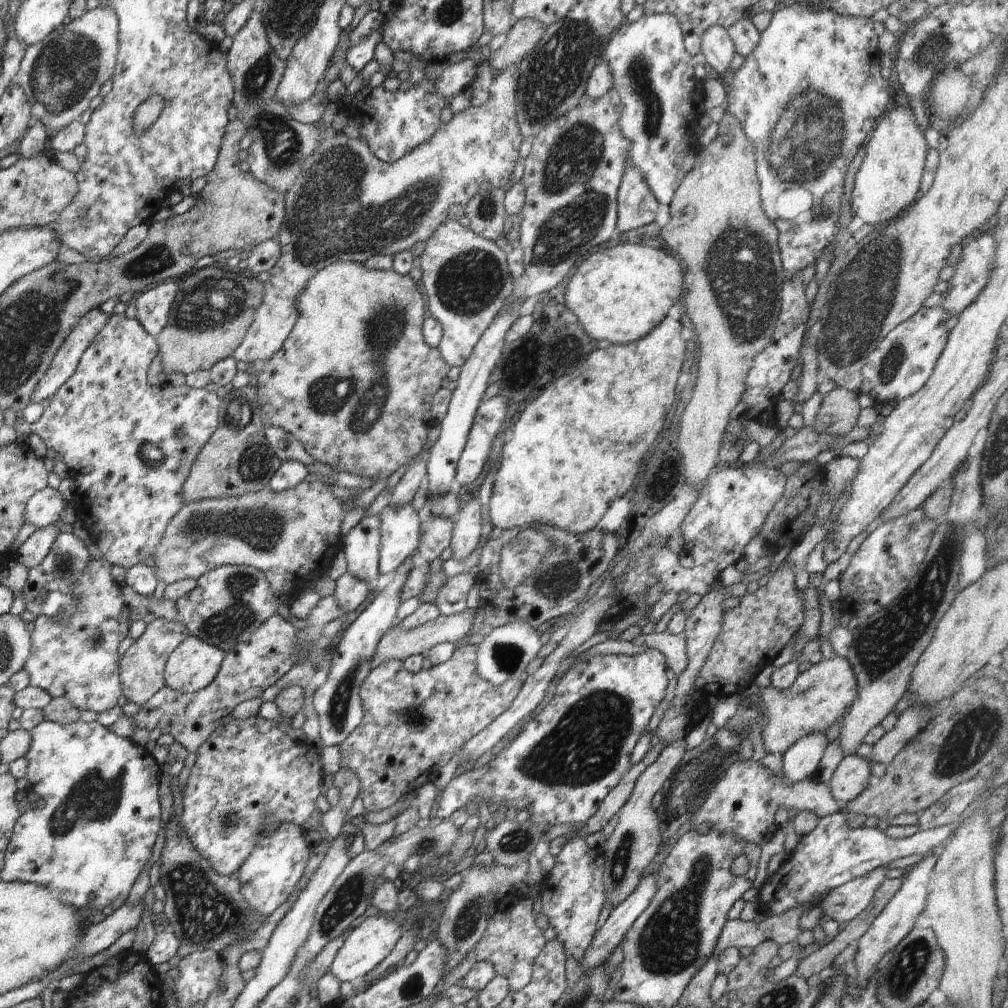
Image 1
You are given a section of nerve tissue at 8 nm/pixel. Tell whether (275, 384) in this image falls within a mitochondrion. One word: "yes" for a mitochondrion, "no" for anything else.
no

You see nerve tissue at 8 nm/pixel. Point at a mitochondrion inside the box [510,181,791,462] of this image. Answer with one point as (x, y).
(747, 300)

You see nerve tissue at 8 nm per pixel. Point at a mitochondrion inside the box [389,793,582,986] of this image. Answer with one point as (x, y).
(467, 922)

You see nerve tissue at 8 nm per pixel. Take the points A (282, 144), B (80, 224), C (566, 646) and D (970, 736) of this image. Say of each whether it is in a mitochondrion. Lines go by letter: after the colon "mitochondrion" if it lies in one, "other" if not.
A: mitochondrion
B: mitochondrion
C: other
D: mitochondrion

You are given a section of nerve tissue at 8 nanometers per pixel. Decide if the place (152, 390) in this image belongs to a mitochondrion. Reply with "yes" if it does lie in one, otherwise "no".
no

